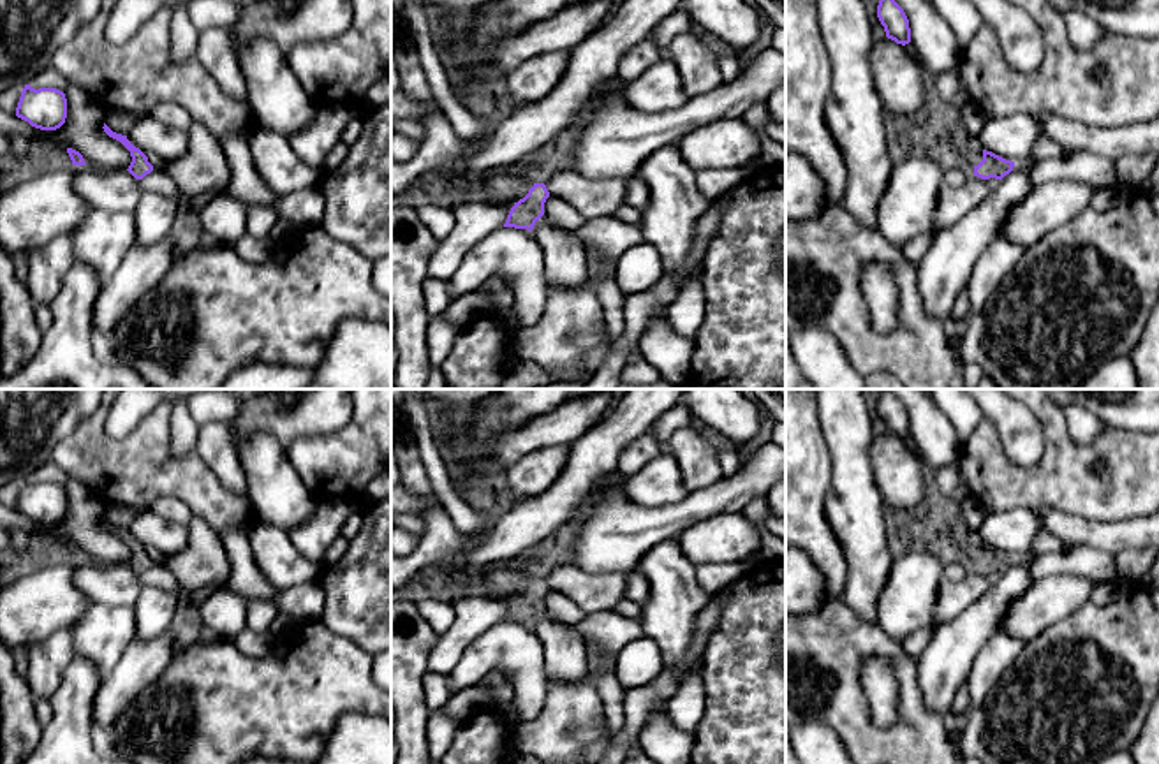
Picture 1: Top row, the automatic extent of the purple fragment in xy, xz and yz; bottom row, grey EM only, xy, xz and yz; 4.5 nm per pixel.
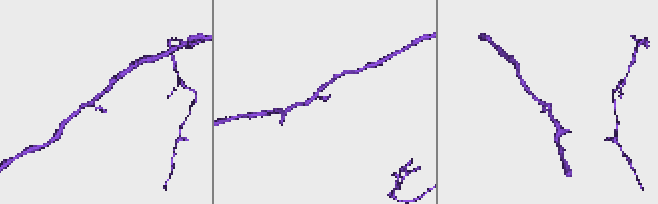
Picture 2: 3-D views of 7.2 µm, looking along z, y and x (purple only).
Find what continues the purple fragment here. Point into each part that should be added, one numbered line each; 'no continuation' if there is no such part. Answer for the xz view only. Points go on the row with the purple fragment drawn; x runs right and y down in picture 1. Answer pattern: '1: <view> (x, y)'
no continuation

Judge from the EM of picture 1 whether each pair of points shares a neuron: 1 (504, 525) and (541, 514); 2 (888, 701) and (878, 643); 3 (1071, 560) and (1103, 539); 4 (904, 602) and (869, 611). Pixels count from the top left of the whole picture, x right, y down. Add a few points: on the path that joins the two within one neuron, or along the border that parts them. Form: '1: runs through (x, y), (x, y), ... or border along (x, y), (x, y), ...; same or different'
1: runs through (513, 525), (524, 525), (532, 520); same
2: border along (867, 657), (885, 657), (890, 662), (897, 697); different
3: border along (1075, 546), (1092, 546), (1114, 557); different
4: border along (890, 571), (879, 597), (876, 624); different

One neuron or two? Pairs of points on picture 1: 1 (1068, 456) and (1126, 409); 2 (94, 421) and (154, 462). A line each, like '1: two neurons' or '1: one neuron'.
1: two neurons
2: one neuron

